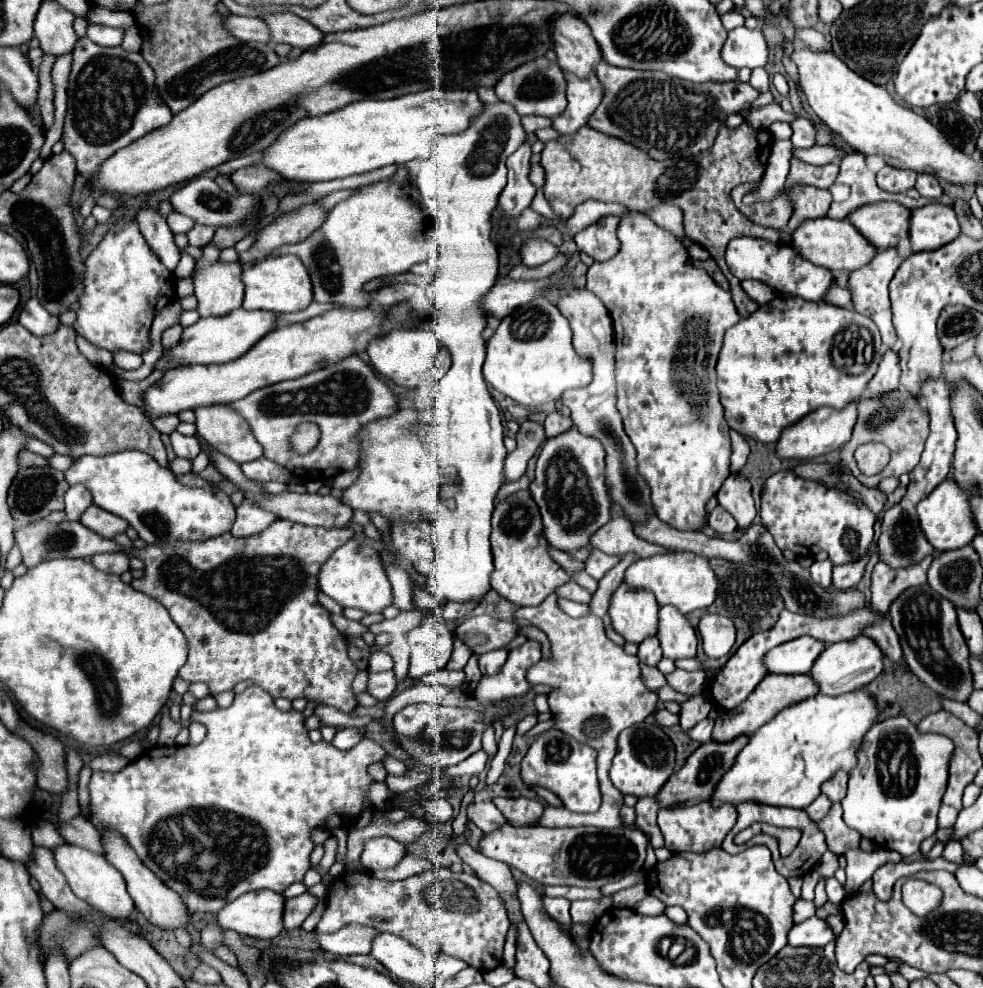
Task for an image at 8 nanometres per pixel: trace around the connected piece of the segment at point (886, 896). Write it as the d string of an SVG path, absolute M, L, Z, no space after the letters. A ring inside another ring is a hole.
M942 856L936 858L933 861L920 861L914 860L914 862L898 862L898 864L884 864L880 866L874 876L872 876L872 882L874 882L874 894L878 896L878 900L890 900L892 896L892 888L896 884L898 878L908 878L916 872L922 870L948 870L951 873L955 873L960 866L953 862L946 861Z

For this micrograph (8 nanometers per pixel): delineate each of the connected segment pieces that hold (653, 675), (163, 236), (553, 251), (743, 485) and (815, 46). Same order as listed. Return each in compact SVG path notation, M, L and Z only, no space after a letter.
M640 664L640 670L642 670L642 682L650 688L650 690L656 690L660 686L666 684L662 672L658 668L652 668L652 666L646 666L646 664Z
M142 206L136 216L140 224L140 232L150 244L150 248L160 256L162 264L168 270L174 270L180 262L180 250L174 244L174 236L166 224L166 218L158 212L158 208Z
M530 238L522 246L520 256L522 256L522 262L526 266L538 266L538 264L544 264L544 262L552 260L558 252L560 250L554 244L546 242L546 240L540 240L540 238Z
M732 474L716 492L718 504L734 516L740 528L748 528L756 518L756 506L752 498L752 484L742 474Z
M796 29L794 39L803 41L814 52L831 52L832 47L822 33L811 29Z

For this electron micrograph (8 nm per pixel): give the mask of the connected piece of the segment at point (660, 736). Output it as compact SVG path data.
M646 720L626 728L618 736L618 752L612 760L608 776L622 794L634 794L638 798L656 796L656 792L668 782L674 772L674 754L674 744L666 736L666 732L654 722Z

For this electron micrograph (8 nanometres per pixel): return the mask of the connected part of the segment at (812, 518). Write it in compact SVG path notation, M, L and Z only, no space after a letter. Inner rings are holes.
M776 472L764 482L760 494L760 520L774 536L782 550L796 554L796 546L807 548L811 554L828 552L834 566L854 562L866 554L874 536L874 512L858 498L842 492L840 488L826 488L810 480L794 476L794 472Z

